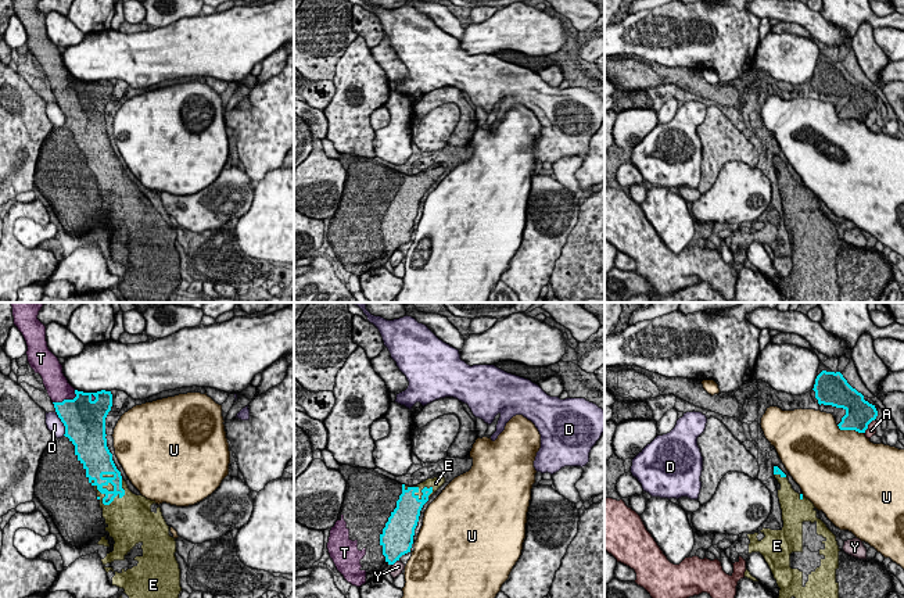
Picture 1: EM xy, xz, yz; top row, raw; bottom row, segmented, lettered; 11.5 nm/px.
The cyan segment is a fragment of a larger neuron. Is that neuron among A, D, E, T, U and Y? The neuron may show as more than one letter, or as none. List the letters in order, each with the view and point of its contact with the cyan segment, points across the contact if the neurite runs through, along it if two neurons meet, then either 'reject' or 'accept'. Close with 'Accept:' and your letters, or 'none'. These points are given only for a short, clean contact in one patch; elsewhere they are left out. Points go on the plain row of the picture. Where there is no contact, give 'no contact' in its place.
A: contact yz (867, 115); border yz (874, 108), (864, 122); reject
D: contact xy (63, 111); reject
E: contact xy (103, 192); accept
T: contact xy (67, 89); accept
U: contact yz (850, 118); reject
Y: contact xz (395, 250); reject
Accept: E, T

